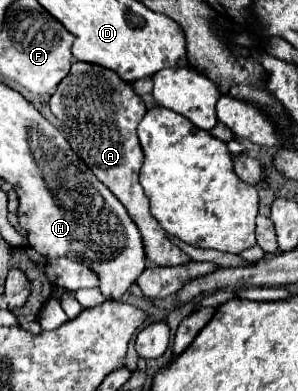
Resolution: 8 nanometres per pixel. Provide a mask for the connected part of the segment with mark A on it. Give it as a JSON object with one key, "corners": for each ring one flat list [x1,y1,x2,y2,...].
{"corners":[[73,60,69,74,59,82,57,92,51,96,49,104,51,112,61,122,63,134,69,140,71,148,91,168,91,172,119,198,119,202,127,208,129,216,137,224,143,236,147,262,161,266,177,266,189,262,191,258,165,236,165,230,149,212,149,198,139,186,143,150,137,138,137,124,145,116,147,108,141,96,135,94,133,84,121,80,109,68]]}

